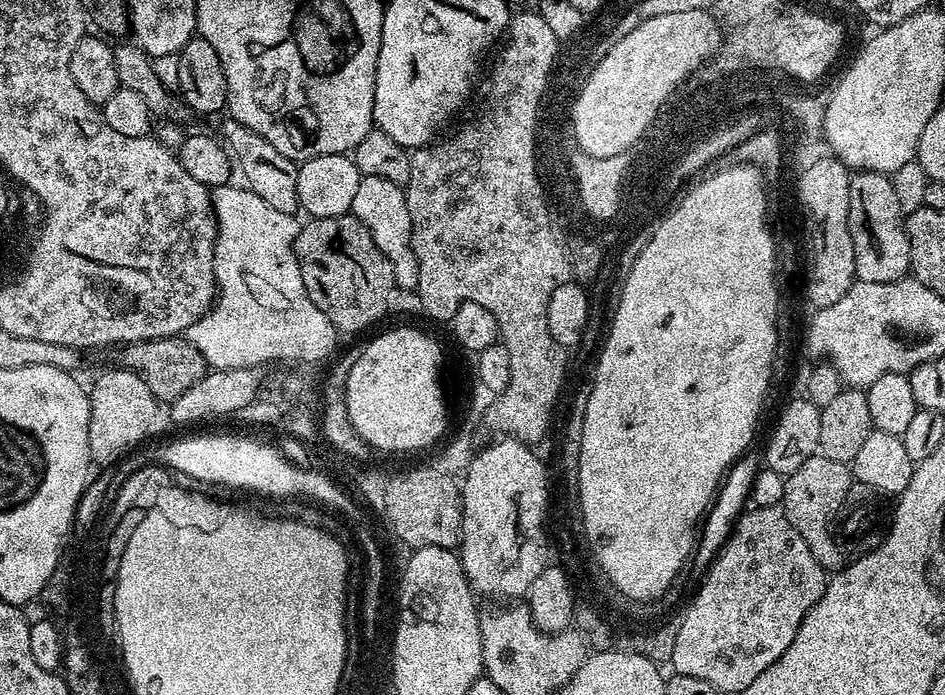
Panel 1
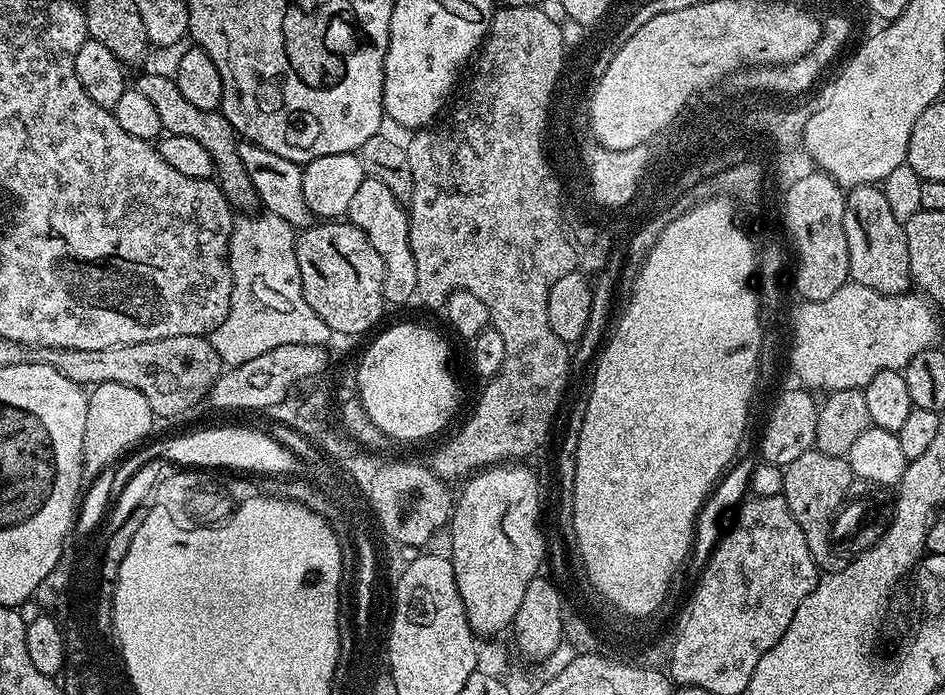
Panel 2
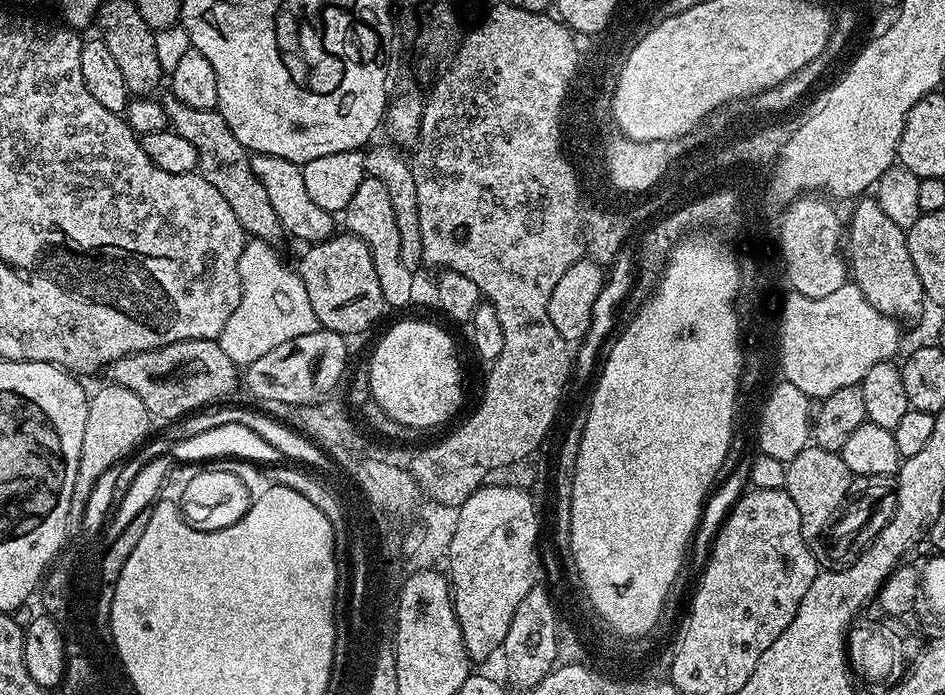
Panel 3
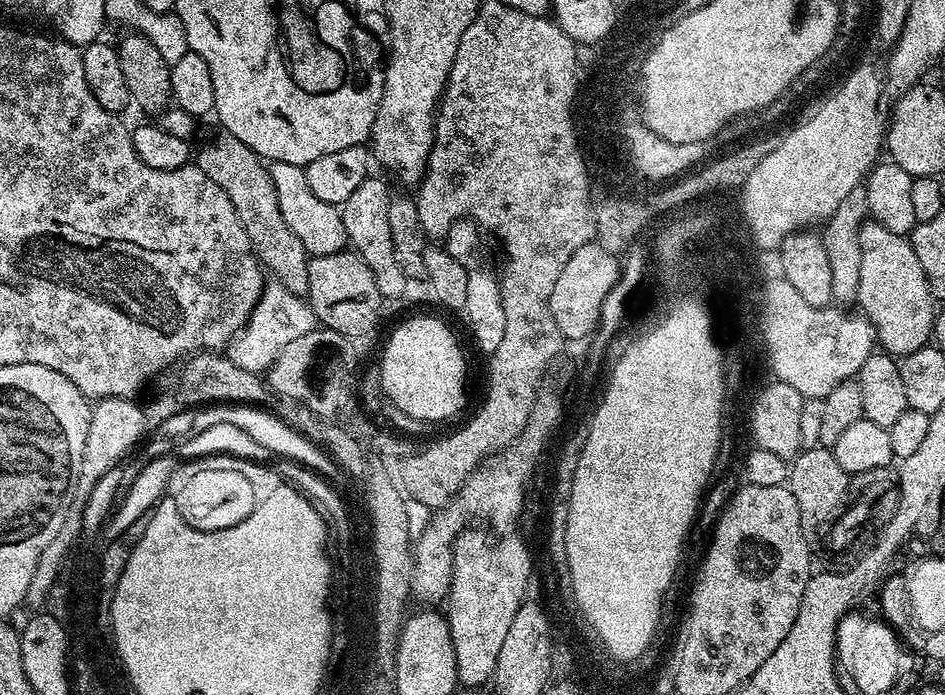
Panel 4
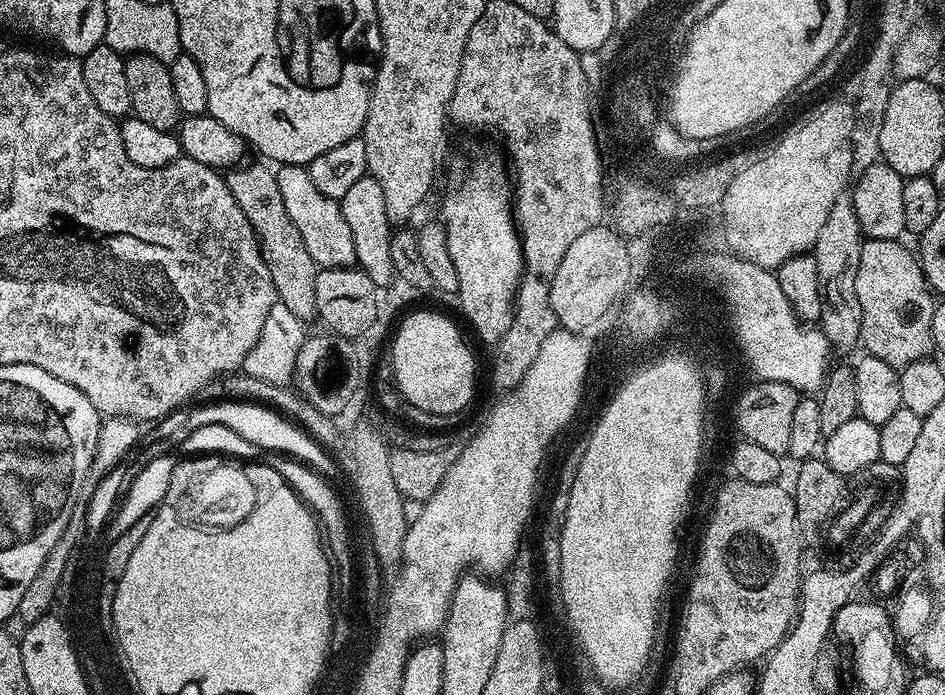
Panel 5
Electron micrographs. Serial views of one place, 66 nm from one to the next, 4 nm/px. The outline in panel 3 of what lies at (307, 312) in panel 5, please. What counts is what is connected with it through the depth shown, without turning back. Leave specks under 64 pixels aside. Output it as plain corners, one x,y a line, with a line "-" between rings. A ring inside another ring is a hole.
171,94
165,95
162,103
168,115
171,131
176,132
194,150
198,150
196,167
199,175
210,182
210,186
218,189
218,194
226,198
230,210
234,210
234,218
244,227
249,237
257,240
276,242
282,236
282,229
278,222
278,214
274,214
274,206
270,206
270,198
266,195
266,186
254,174
252,156
247,148
234,138
230,126
226,126
226,118
215,108
210,110
194,110
194,106
186,106
186,102
178,102
178,98

